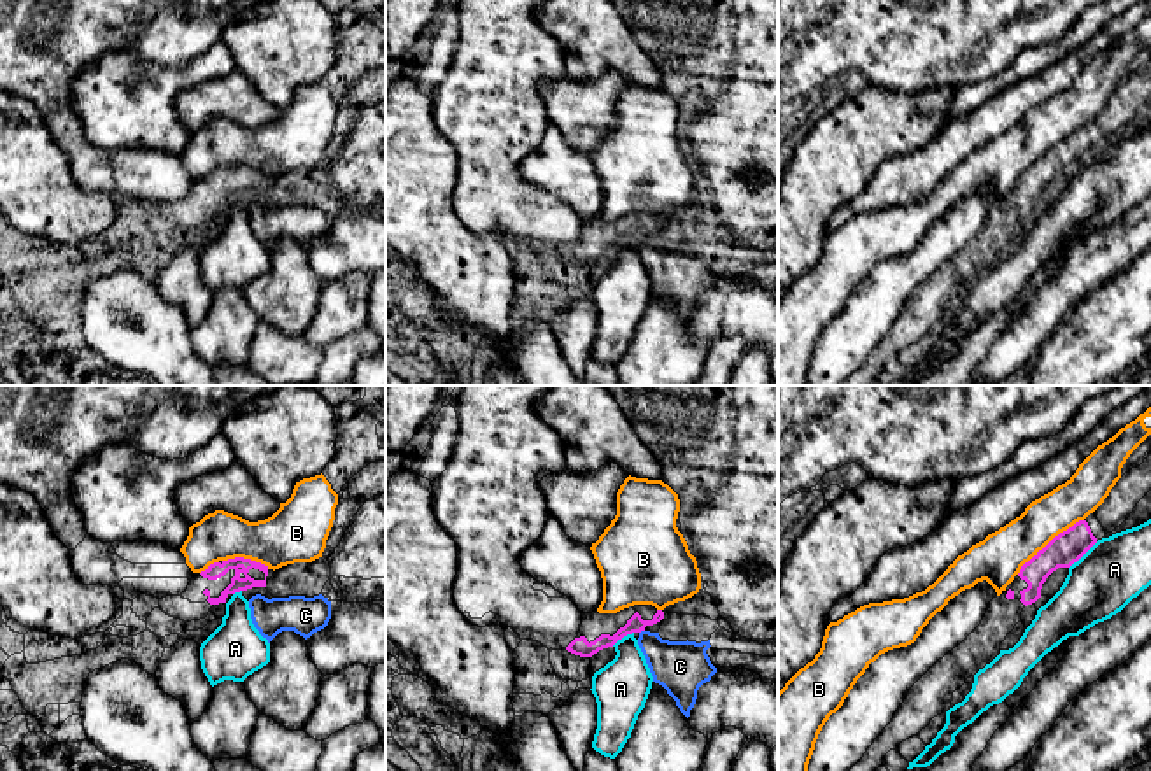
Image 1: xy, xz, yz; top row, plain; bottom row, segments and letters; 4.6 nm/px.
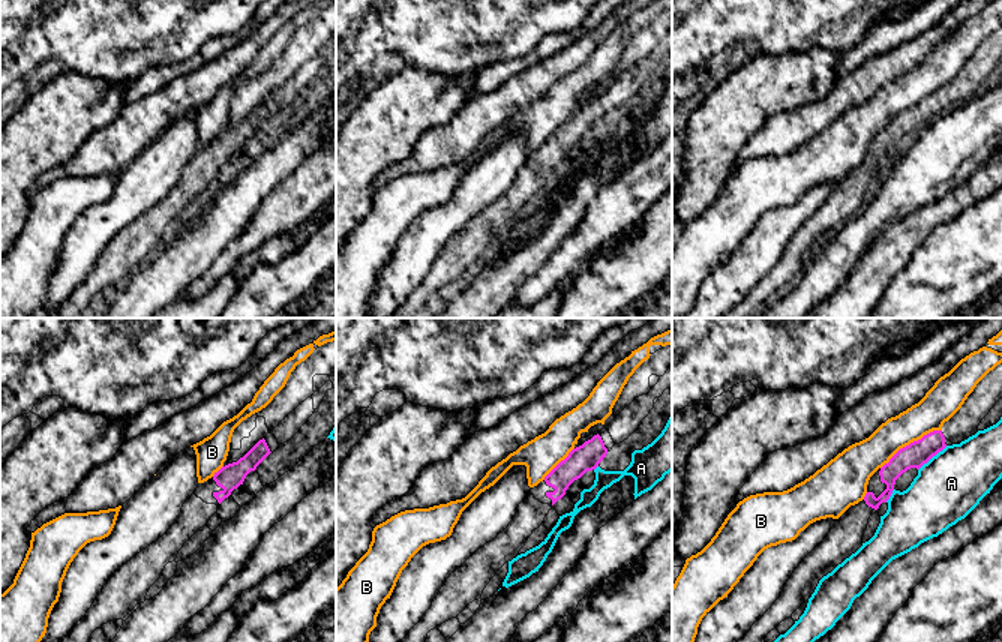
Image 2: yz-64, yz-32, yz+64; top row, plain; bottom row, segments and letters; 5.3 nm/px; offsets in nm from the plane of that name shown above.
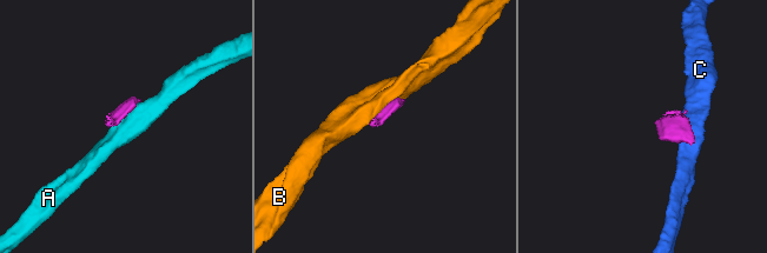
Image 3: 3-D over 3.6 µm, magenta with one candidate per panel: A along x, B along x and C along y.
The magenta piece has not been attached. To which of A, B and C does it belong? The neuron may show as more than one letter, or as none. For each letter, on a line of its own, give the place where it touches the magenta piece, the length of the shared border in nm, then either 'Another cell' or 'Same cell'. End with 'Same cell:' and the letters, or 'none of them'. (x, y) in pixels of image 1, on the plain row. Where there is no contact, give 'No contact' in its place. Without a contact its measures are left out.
A: Touches magenta at yz (1083, 162). Shared border 180 nm. Another cell
B: Touches magenta at yz (1050, 149). Shared border 400 nm. Another cell
C: Touches magenta at xz (642, 237). Shared border 30 nm. Another cell
Same cell: none of them

